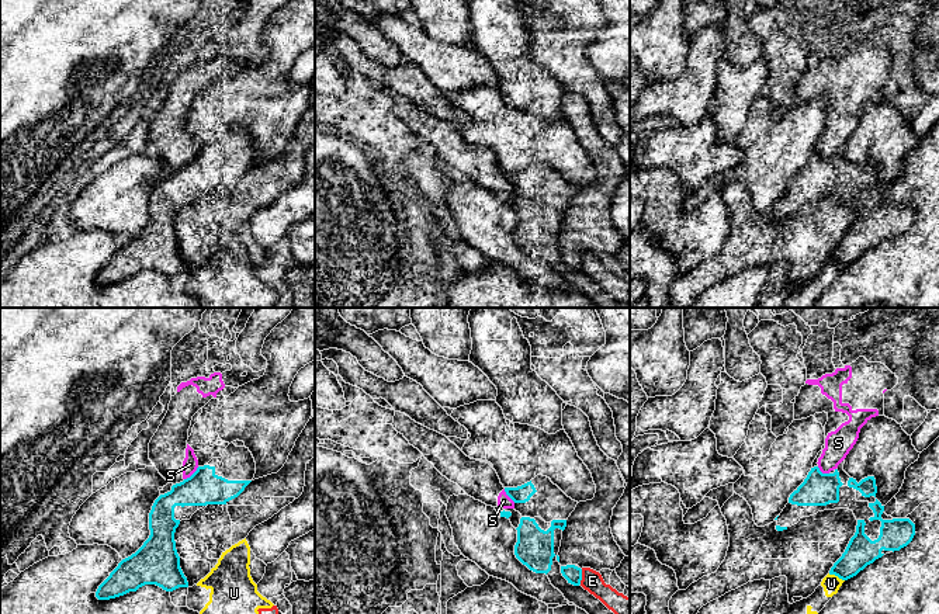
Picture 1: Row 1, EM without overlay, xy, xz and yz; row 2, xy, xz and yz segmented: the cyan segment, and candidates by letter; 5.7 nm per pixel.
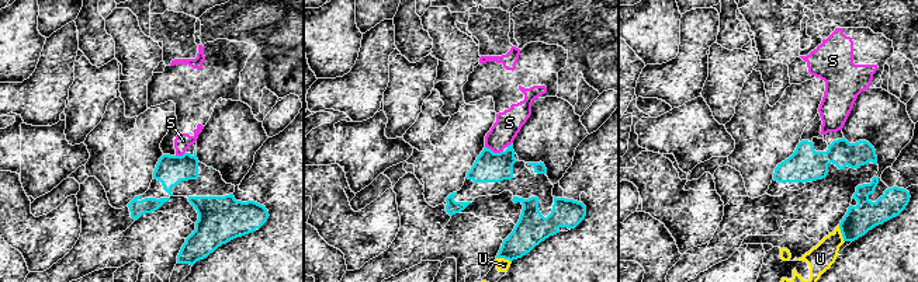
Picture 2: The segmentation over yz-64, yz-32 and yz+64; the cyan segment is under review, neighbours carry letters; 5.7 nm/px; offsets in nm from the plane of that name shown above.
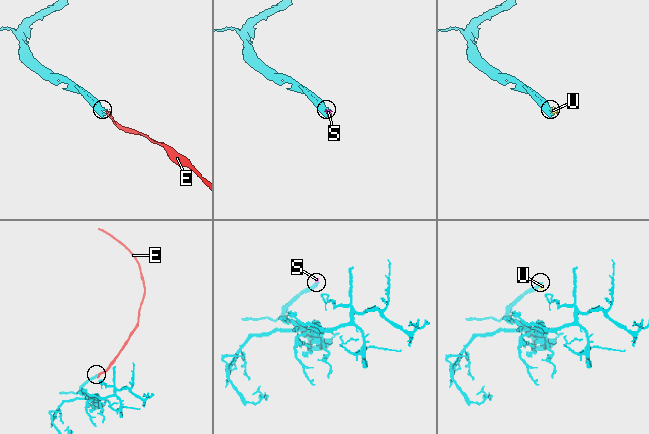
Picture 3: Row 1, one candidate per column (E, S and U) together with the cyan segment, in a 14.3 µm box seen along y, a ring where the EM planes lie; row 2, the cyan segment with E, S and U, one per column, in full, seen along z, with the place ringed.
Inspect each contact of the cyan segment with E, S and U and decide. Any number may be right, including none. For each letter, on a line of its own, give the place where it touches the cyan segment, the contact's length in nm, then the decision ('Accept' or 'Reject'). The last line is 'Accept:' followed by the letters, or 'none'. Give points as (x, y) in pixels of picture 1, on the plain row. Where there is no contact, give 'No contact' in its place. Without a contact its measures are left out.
E: Touches cyan at xz (581, 262). Shared border 90 nm. Reject
S: Touches cyan at xy (193, 159). Shared border 120 nm. Reject
U: Touches cyan at yz (837, 260). Shared border 100 nm. Reject
Accept: none

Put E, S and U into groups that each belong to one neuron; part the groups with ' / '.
E U / S

